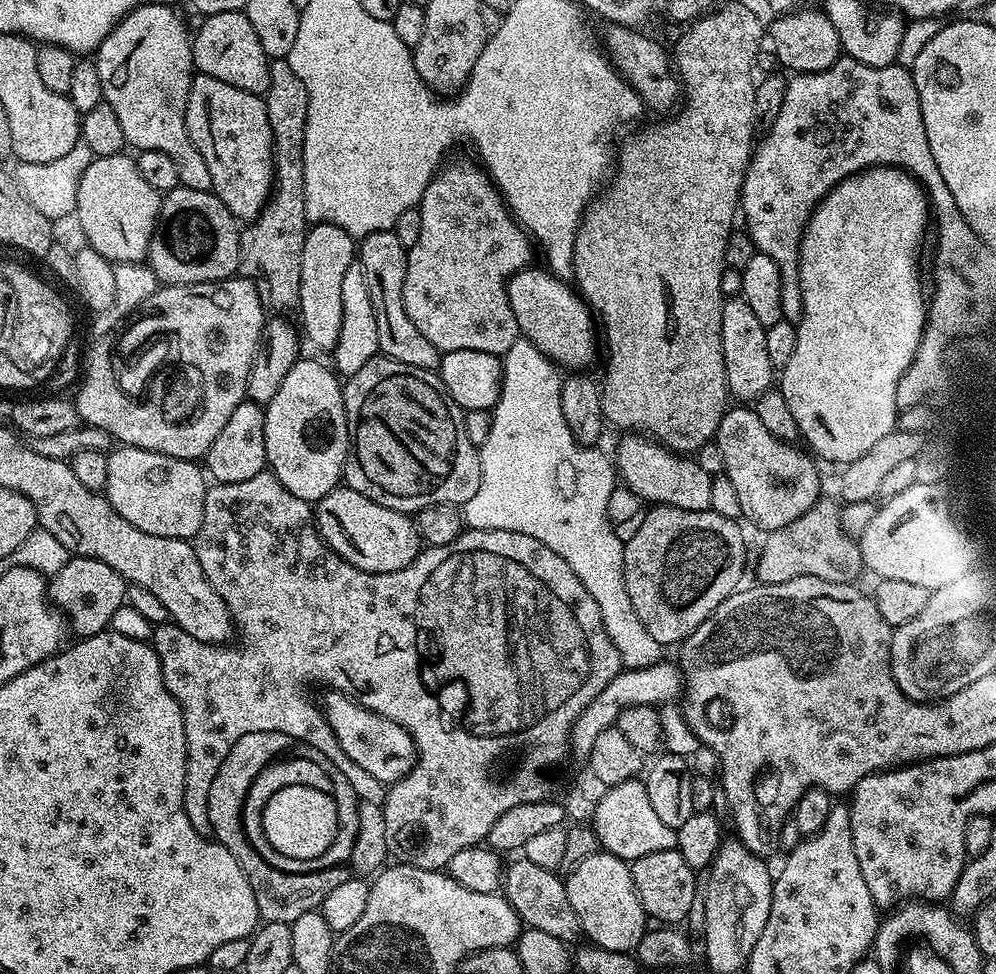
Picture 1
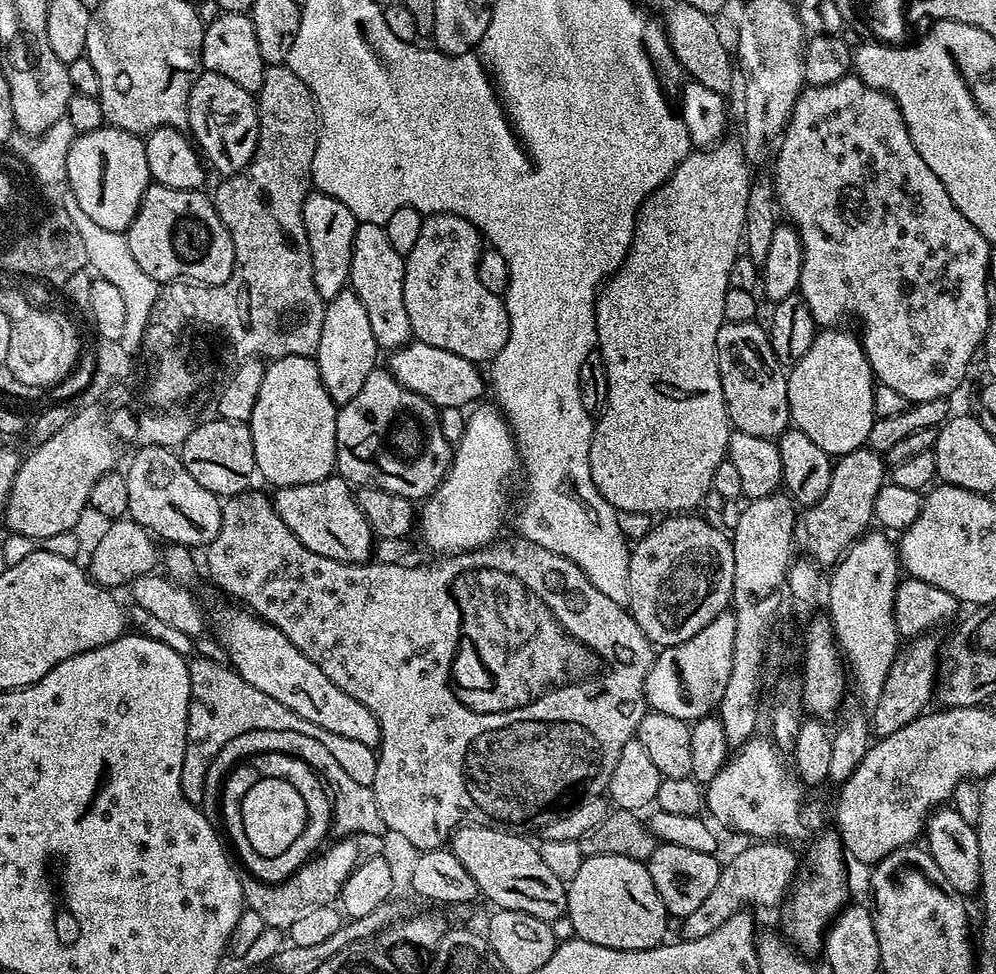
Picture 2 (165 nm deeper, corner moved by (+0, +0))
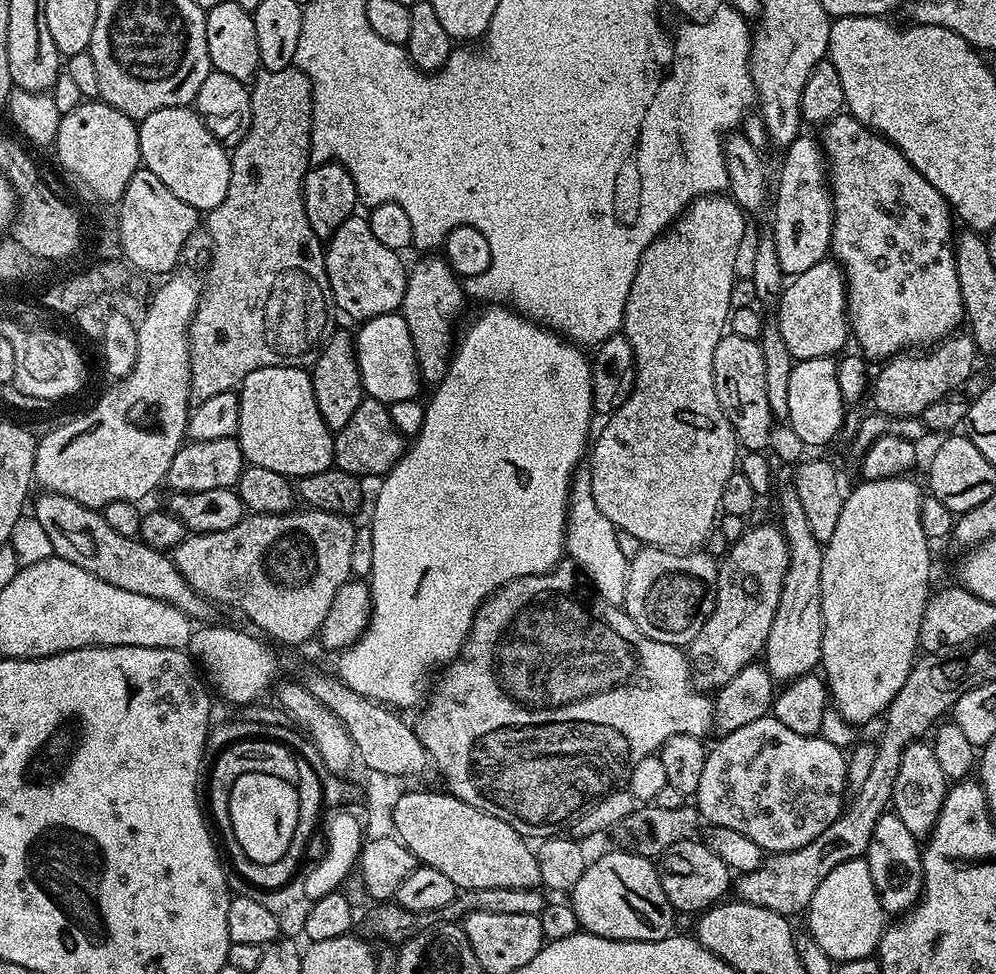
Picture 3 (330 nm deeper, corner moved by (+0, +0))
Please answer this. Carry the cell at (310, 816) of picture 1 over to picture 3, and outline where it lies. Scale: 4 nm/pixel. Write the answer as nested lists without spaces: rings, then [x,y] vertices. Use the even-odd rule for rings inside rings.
[[[243,774],[230,792],[230,823],[238,846],[255,864],[273,864],[286,853],[298,826],[298,794],[295,783],[271,774]]]

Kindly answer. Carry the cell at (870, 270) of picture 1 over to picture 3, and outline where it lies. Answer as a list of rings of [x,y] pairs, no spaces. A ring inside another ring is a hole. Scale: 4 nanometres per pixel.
[[[830,356],[795,361],[788,372],[788,420],[787,427],[802,438],[805,446],[828,444],[840,432],[844,424],[846,405],[842,390],[838,390],[837,361]]]

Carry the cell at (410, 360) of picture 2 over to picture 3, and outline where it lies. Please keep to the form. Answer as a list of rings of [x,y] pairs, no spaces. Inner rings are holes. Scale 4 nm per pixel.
[[[399,312],[382,314],[363,321],[357,328],[360,329],[354,332],[354,347],[365,397],[385,406],[417,399],[422,389],[420,367],[404,317]]]

